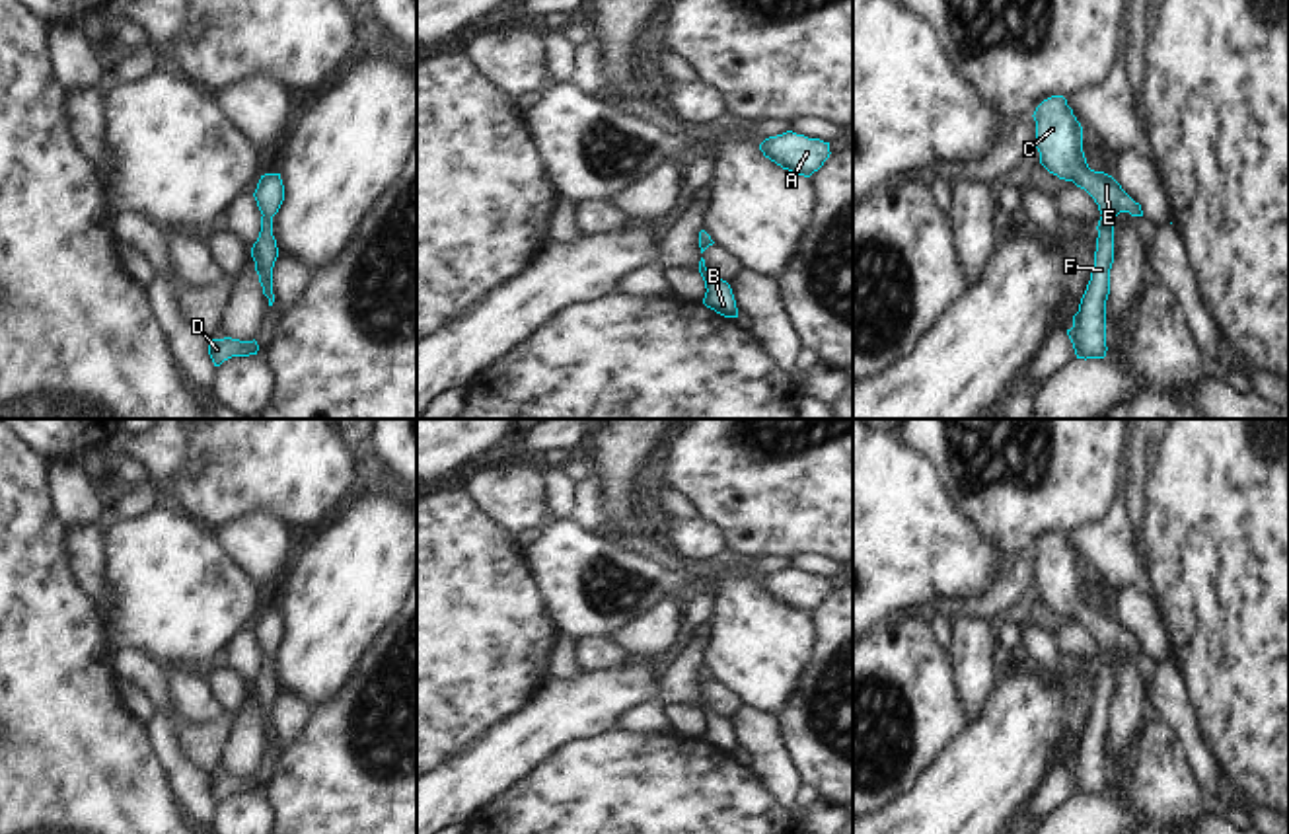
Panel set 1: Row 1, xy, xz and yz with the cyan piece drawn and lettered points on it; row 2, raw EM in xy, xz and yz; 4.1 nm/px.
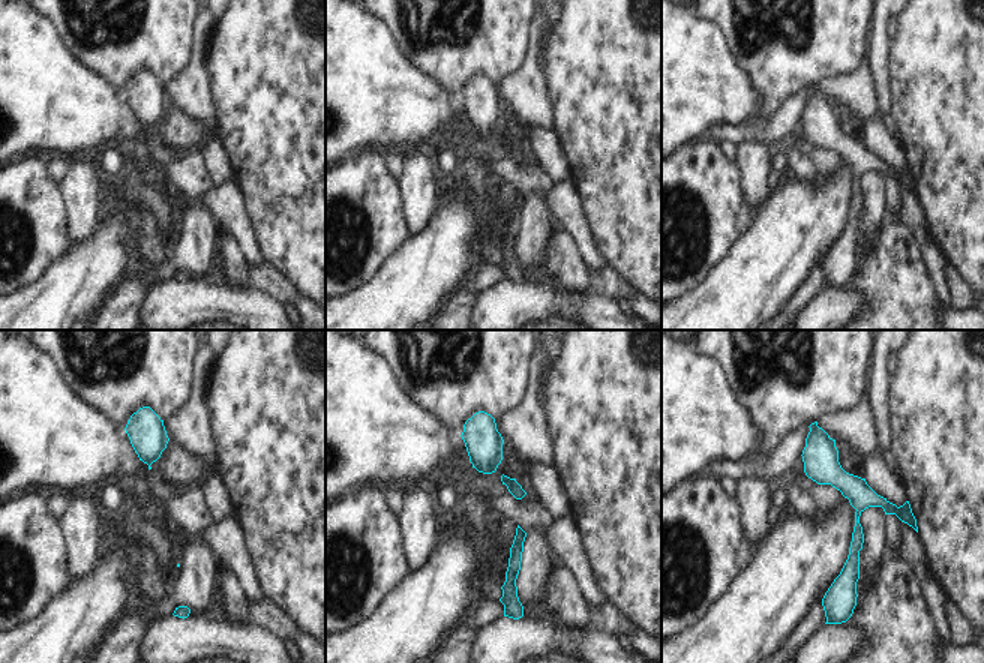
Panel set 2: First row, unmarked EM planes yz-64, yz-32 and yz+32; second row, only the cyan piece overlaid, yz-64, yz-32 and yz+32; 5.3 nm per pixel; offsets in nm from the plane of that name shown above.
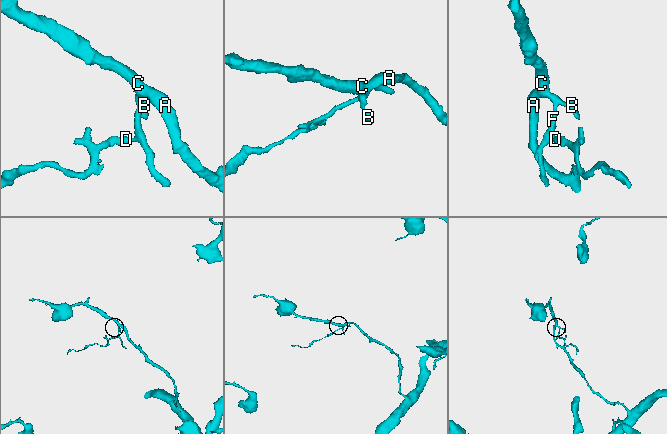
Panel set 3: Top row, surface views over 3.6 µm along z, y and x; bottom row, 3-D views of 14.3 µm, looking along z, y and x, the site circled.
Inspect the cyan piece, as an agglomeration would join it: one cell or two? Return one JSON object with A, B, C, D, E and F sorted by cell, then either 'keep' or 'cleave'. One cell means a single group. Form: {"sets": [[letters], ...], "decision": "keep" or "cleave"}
{"sets": [["A", "B", "C", "D", "E", "F"]], "decision": "keep"}

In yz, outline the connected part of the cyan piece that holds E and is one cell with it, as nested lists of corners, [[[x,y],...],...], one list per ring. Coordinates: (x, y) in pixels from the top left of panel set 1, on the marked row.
[[[1063,95],[1044,99],[1036,111],[1036,148],[1040,164],[1053,175],[1085,189],[1100,210],[1094,267],[1067,335],[1077,359],[1106,357],[1106,300],[1114,263],[1114,218],[1120,212],[1143,216],[1122,185],[1104,171],[1088,168],[1083,152],[1083,127]]]

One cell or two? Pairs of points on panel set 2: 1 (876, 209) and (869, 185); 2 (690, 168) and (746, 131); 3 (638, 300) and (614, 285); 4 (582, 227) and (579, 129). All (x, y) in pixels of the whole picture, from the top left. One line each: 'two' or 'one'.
1: one
2: two
3: one
4: two

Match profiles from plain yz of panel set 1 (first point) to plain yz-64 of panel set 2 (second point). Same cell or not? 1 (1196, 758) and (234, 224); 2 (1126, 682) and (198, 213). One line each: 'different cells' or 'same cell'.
1: same cell
2: same cell

